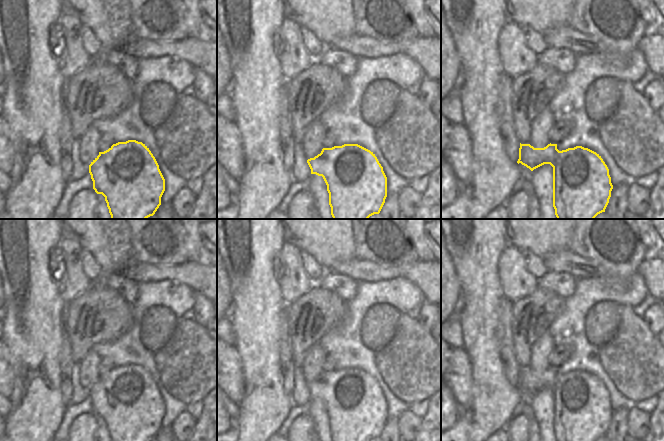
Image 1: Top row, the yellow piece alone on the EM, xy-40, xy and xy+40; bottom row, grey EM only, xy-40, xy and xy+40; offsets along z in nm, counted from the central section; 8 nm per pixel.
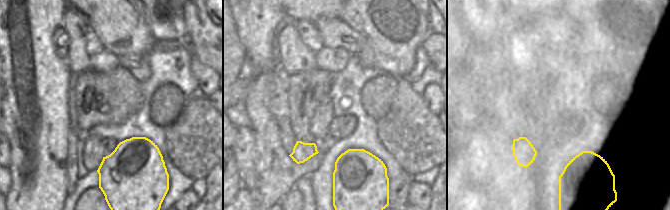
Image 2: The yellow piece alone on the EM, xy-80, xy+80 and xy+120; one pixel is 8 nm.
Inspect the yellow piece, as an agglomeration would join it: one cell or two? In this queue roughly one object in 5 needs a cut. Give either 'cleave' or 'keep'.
keep

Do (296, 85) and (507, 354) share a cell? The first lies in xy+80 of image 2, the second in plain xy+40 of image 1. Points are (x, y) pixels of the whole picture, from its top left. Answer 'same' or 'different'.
different

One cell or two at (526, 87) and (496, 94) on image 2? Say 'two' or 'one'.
two

